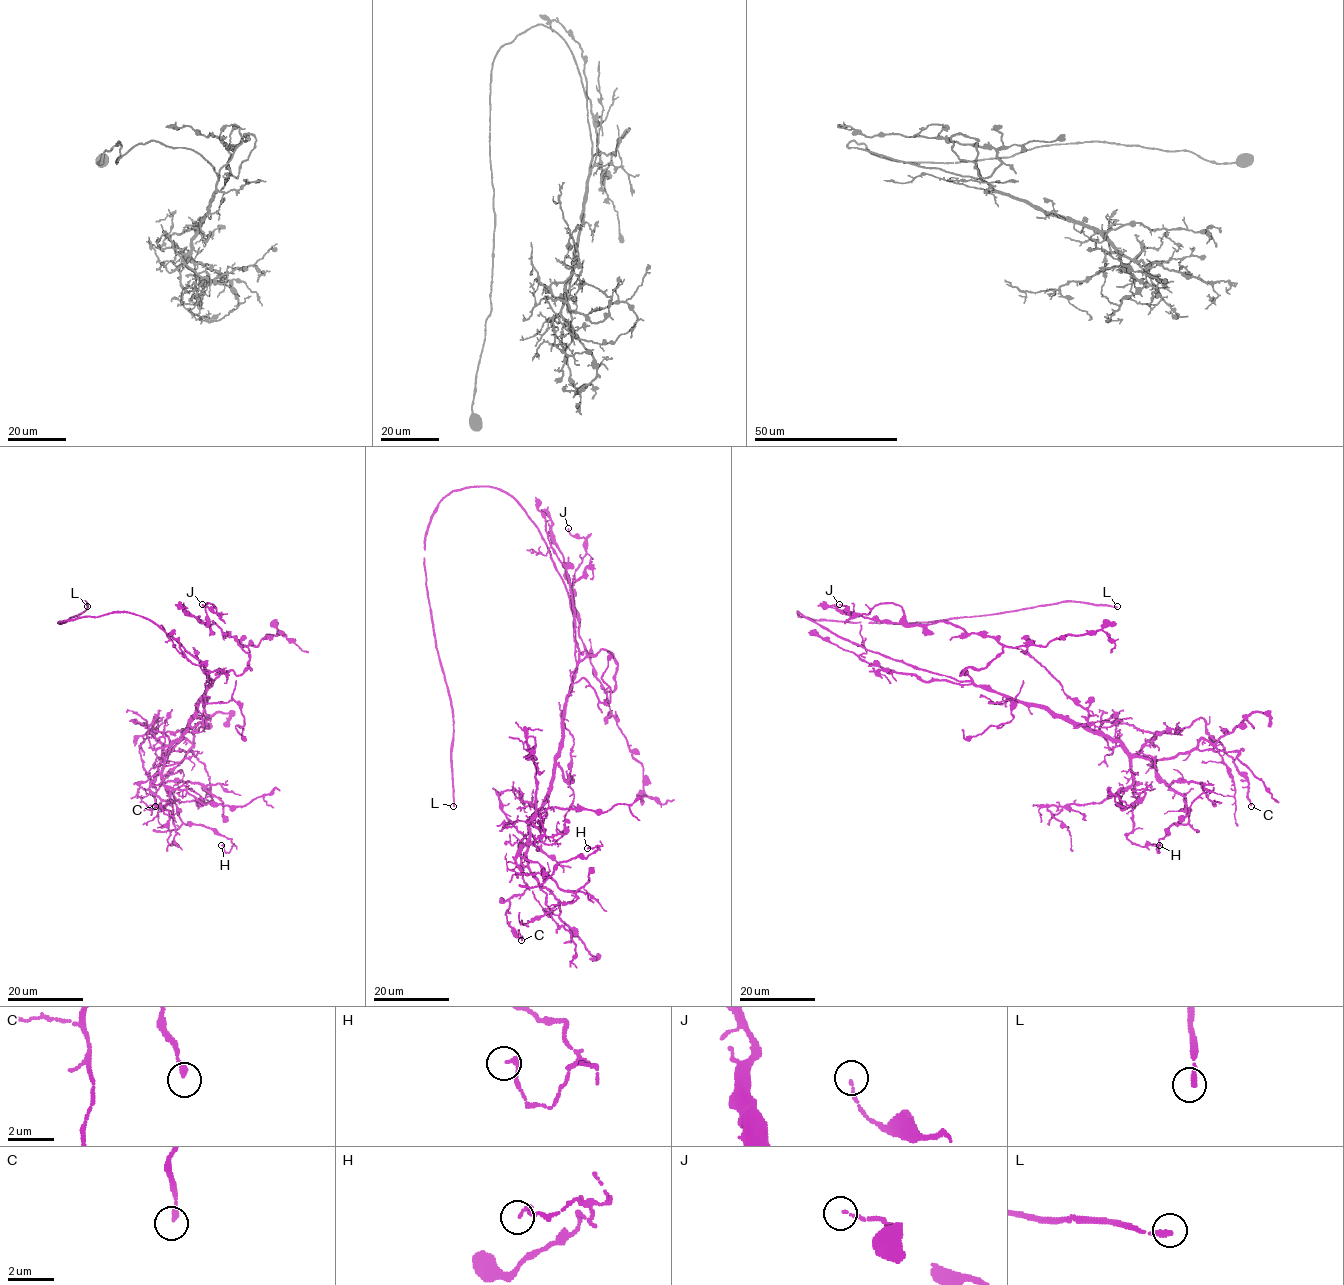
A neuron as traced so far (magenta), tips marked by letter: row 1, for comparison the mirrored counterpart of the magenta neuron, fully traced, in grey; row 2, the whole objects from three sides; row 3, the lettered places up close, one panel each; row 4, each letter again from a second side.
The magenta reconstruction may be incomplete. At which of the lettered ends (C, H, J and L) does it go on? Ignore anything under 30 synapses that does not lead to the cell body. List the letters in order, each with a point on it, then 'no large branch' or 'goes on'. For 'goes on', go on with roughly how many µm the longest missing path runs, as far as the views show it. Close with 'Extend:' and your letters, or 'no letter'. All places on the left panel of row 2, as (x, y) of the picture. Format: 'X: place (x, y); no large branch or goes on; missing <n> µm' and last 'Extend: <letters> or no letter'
C: place (155, 806); no large branch
H: place (221, 845); no large branch
J: place (202, 604); no large branch
L: place (87, 606); goes on; missing 80 µm
Extend: L

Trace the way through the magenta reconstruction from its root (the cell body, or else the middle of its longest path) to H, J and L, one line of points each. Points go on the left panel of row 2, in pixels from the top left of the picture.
H: (194, 656), (212, 683), (149, 789), (174, 803), (184, 824), (233, 844), (229, 853), (221, 845)
J: (194, 656), (212, 681), (251, 669), (238, 642), (208, 624), (206, 603), (215, 607), (220, 617), (202, 604)
L: (194, 656), (156, 624), (130, 612), (110, 612), (58, 622), (84, 611), (87, 608), (85, 601), (87, 606)

